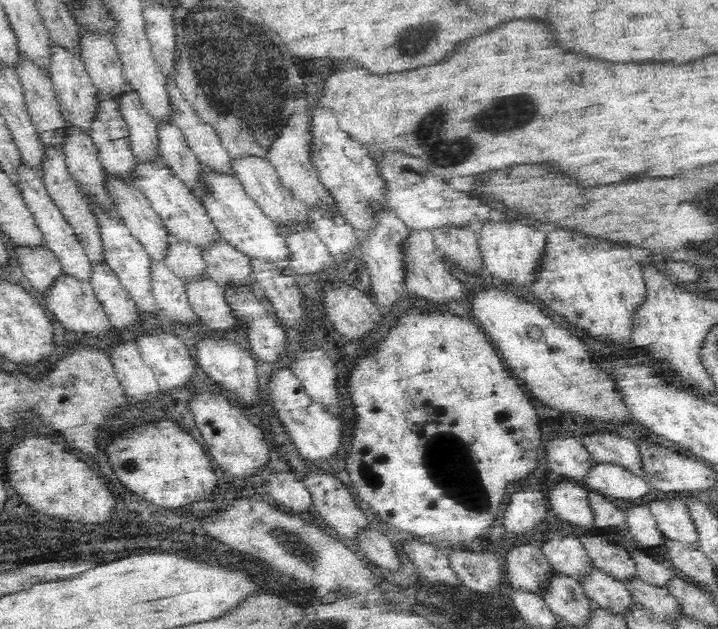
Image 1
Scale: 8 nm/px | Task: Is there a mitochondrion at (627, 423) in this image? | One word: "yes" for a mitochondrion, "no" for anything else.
no

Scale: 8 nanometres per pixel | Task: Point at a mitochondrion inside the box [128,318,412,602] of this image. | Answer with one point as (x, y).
(285, 536)

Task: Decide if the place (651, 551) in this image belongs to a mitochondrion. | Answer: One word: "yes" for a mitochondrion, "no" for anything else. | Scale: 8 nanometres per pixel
no

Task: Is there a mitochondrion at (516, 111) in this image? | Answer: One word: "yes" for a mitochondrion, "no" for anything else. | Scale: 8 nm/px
yes

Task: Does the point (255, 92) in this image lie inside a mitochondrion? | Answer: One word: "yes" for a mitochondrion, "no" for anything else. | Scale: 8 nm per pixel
yes

